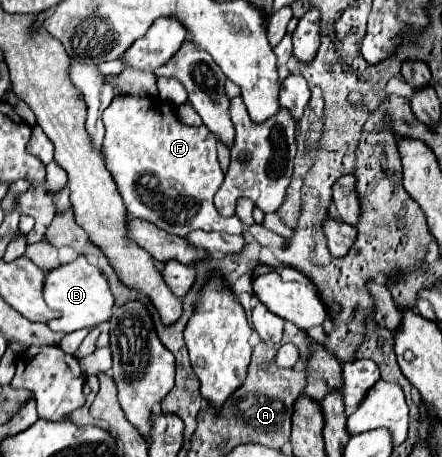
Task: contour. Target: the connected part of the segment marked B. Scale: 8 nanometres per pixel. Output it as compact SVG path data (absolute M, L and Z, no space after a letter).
M78 255L74 261L48 271L42 293L44 293L44 301L48 303L48 307L62 313L58 319L50 319L46 323L52 331L72 333L84 327L90 329L102 321L108 321L112 305L114 305L114 297L110 293L104 273L96 265L92 265L86 255Z

